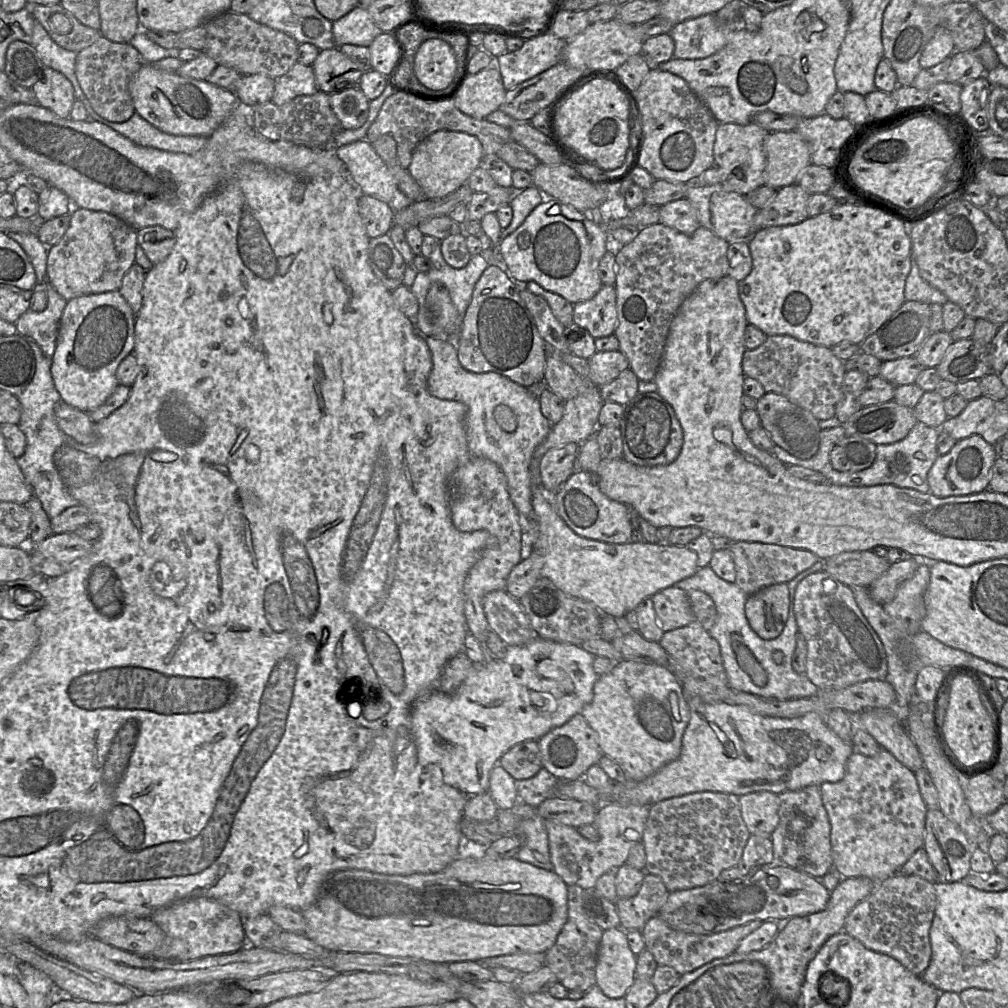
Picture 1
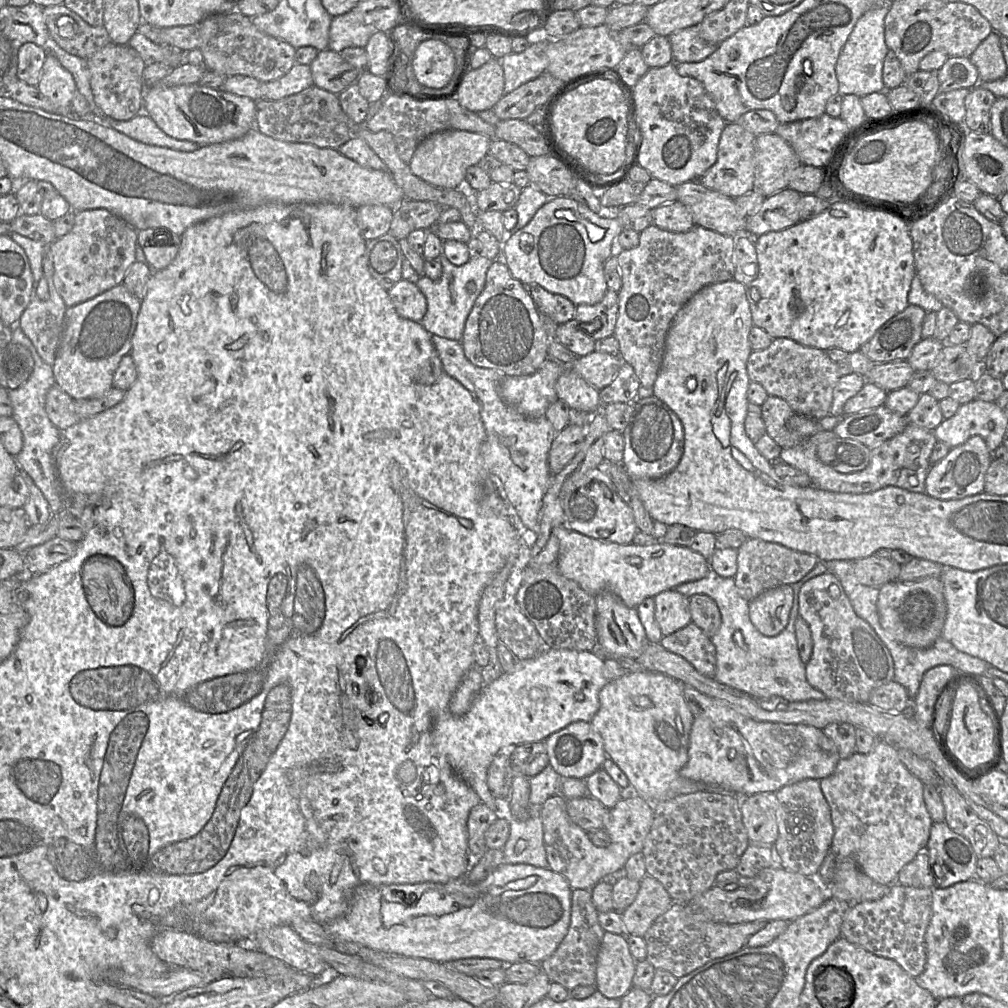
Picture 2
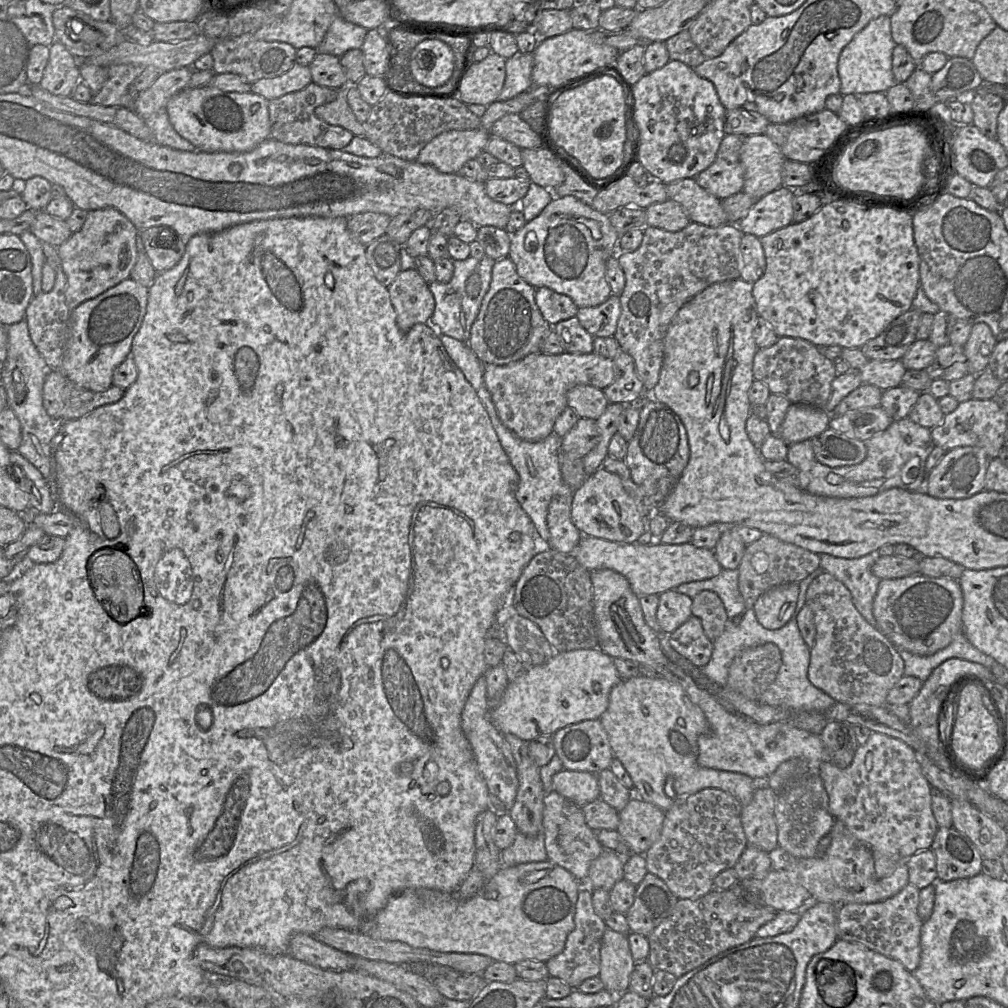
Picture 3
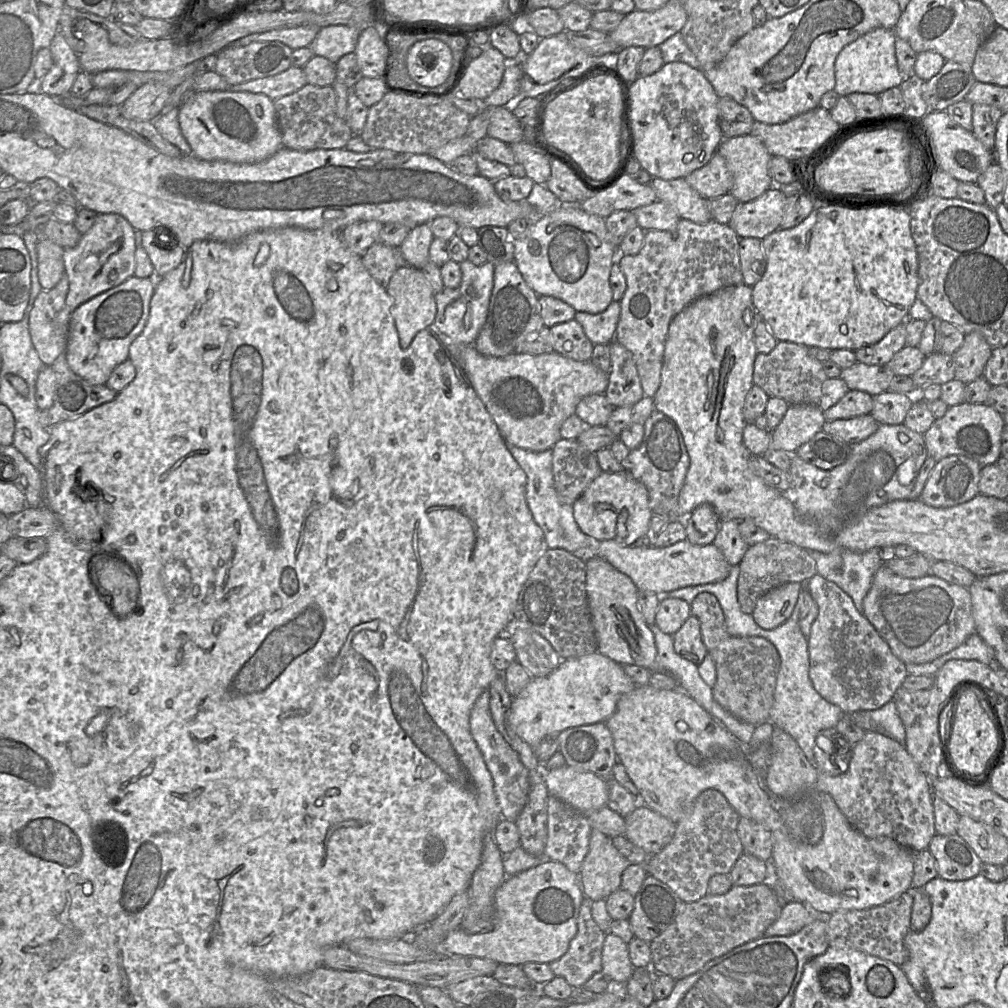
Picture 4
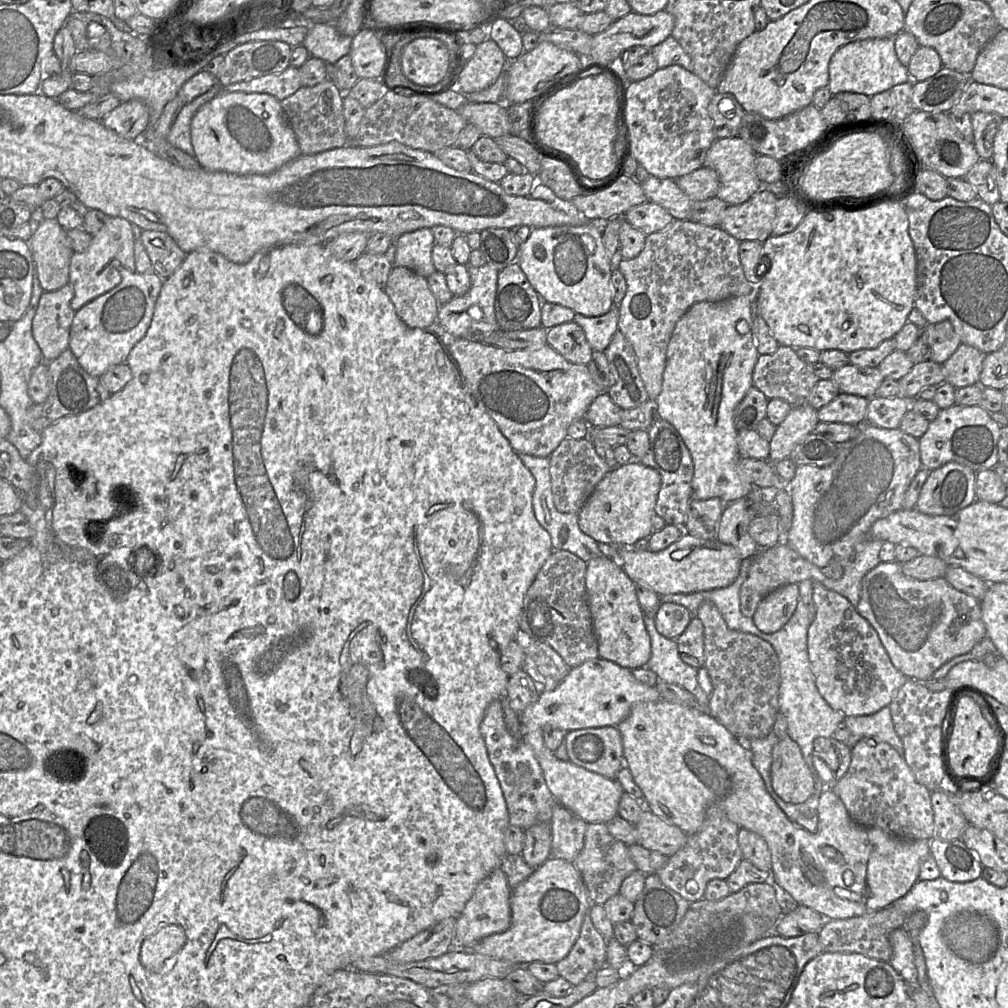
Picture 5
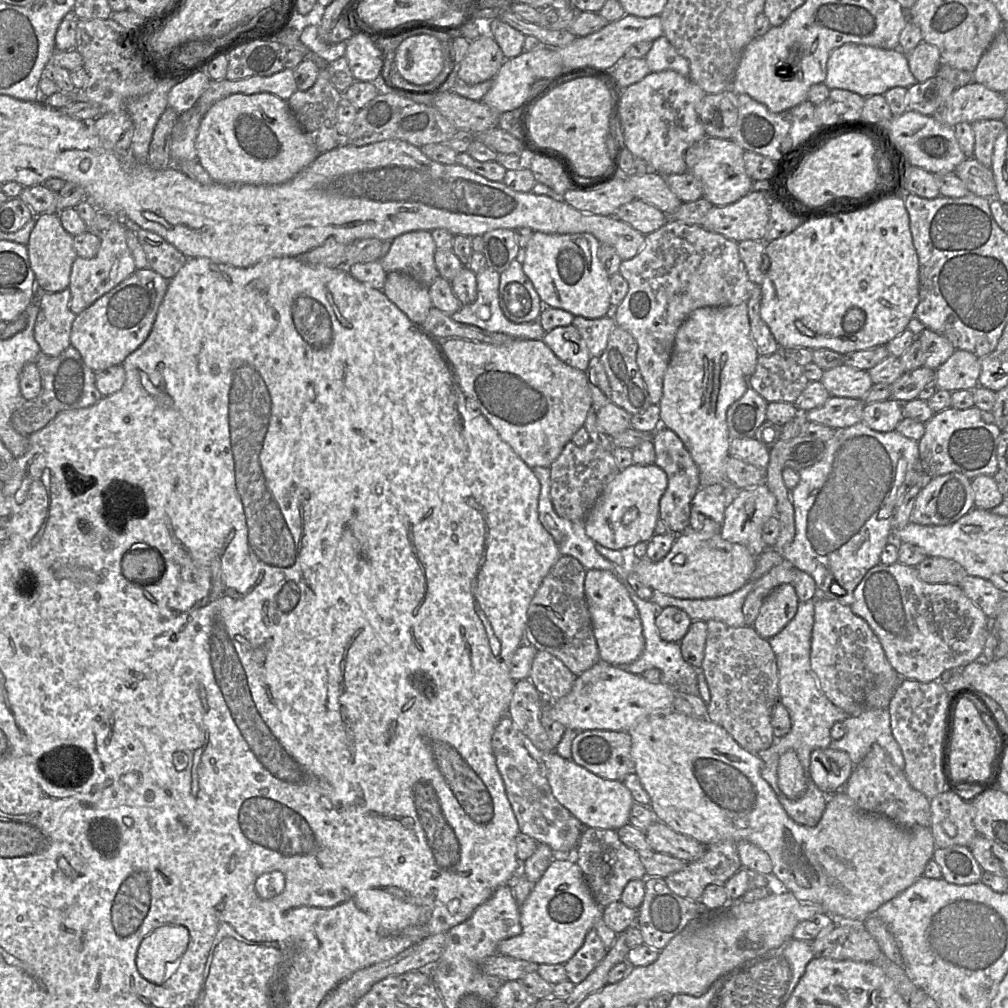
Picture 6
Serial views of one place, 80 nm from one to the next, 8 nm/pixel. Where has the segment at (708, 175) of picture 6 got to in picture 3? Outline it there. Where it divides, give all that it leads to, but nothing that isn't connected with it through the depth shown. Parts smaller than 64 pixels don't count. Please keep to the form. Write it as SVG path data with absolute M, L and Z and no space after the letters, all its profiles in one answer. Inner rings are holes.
M767 135L744 137L740 160L744 171L742 191L755 200L782 185L782 167L786 157Z

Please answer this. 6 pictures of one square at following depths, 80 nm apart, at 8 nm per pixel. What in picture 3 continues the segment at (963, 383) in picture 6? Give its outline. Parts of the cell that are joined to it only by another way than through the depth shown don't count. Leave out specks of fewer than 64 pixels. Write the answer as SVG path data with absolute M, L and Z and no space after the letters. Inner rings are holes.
M985 323L972 325L970 336L963 346L969 374L976 376L987 369L996 343L997 340L988 325Z

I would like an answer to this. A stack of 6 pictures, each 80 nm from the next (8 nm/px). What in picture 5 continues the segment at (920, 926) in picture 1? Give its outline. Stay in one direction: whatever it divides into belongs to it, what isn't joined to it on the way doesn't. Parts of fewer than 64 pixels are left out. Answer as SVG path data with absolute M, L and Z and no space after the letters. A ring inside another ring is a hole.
M889 905L862 916L832 919L819 931L819 940L823 952L859 953L869 958L889 962L892 956L890 933L901 928L905 920L906 916L899 909Z

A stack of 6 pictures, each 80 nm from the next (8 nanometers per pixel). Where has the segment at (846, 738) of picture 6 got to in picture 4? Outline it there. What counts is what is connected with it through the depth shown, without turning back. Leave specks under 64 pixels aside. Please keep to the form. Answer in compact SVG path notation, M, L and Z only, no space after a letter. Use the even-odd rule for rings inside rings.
M894 701L872 711L855 711L849 719L865 732L876 732L888 736L902 746L906 745L906 733Z

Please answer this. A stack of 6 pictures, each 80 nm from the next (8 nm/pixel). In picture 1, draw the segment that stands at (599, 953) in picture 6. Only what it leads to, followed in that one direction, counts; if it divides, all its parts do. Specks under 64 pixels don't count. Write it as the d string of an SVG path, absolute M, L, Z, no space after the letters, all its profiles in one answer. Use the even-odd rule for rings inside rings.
M577 885L567 887L568 917L555 944L545 953L545 966L556 975L568 991L586 993L596 985L596 965L603 930L592 922L583 908L584 889Z

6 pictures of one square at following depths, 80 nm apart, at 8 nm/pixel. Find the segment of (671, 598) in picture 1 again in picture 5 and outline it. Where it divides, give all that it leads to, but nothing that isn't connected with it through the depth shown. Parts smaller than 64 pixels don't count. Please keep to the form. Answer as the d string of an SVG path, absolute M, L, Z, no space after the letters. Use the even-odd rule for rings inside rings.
M665 602L657 608L654 621L657 631L662 636L676 640L686 630L692 617L684 606Z

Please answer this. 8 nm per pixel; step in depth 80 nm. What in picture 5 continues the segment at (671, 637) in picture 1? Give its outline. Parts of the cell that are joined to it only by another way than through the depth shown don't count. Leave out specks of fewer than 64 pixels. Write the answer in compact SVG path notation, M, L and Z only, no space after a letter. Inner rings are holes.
M693 616L686 630L676 639L680 658L697 669L704 666L704 626Z

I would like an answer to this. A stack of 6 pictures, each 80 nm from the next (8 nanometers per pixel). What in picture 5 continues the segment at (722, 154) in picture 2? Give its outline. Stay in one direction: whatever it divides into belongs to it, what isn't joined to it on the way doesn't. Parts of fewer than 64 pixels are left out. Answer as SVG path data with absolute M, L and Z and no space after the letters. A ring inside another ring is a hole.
M704 166L673 180L692 201L716 197L720 184L717 172Z

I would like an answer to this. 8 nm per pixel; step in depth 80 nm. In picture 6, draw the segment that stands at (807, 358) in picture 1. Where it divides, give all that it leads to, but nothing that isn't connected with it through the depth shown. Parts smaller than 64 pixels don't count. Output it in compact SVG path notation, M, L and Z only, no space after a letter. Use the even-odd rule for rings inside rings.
M779 352L760 356L750 377L750 388L759 393L768 403L795 403L807 387L803 366L785 358Z

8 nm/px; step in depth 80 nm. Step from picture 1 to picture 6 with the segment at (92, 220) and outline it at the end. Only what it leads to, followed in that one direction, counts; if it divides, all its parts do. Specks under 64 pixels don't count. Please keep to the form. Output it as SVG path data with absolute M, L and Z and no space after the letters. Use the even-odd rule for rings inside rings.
M118 218L109 229L99 233L101 244L95 257L86 259L78 256L73 262L69 289L71 292L70 310L74 314L78 315L84 311L135 272L136 266L126 240L127 230L125 223Z

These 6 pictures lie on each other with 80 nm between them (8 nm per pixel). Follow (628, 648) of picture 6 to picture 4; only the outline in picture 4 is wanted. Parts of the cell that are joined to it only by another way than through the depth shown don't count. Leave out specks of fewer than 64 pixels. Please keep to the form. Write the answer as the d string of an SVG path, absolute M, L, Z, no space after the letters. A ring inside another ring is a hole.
M594 556L586 561L586 592L597 641L597 651L620 665L638 665L661 671L657 664L654 634L638 604L638 589L633 581L606 560Z

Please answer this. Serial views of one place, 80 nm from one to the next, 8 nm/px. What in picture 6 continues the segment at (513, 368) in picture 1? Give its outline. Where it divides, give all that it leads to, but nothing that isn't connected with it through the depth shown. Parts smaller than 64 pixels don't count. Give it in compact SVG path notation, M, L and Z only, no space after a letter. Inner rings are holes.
M516 259L500 274L499 304L505 317L513 323L539 319L542 301Z

